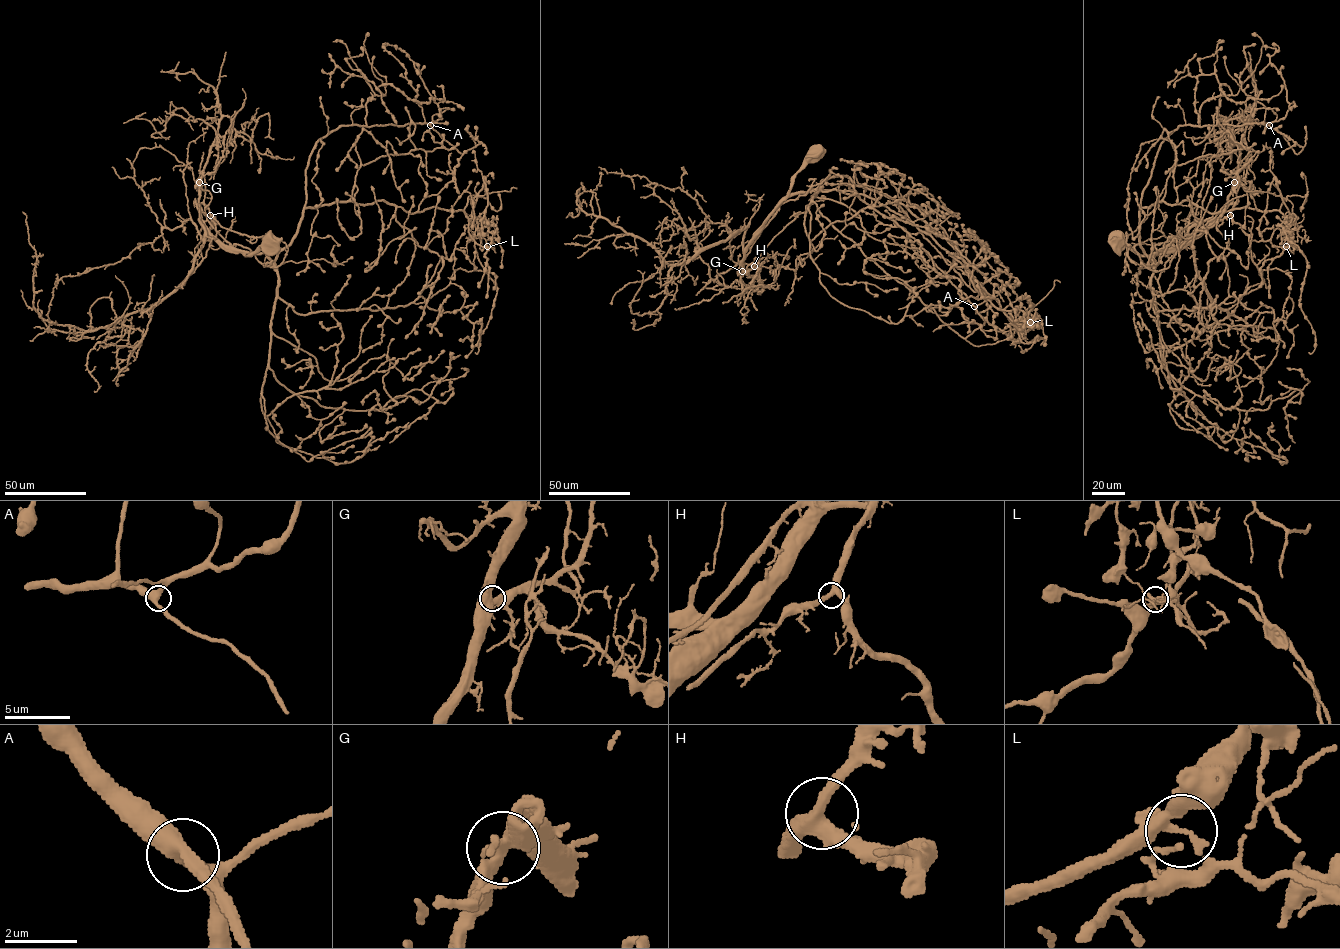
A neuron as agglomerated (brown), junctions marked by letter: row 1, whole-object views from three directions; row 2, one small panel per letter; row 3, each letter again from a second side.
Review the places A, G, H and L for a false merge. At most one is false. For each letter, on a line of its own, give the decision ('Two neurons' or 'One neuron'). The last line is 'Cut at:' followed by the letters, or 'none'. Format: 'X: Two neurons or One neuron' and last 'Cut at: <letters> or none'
A: One neuron
G: One neuron
H: One neuron
L: Two neurons
Cut at: L

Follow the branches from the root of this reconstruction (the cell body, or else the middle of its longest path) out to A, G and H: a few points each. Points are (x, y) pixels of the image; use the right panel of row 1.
A: (1118, 242), (1140, 255), (1160, 253), (1152, 260), (1140, 245), (1141, 193), (1160, 144), (1179, 126), (1269, 125)
G: (1118, 242), (1140, 255), (1156, 255), (1173, 249), (1211, 220), (1227, 203), (1234, 182)
H: (1118, 242), (1140, 255), (1176, 251), (1196, 239), (1235, 203), (1230, 215)

